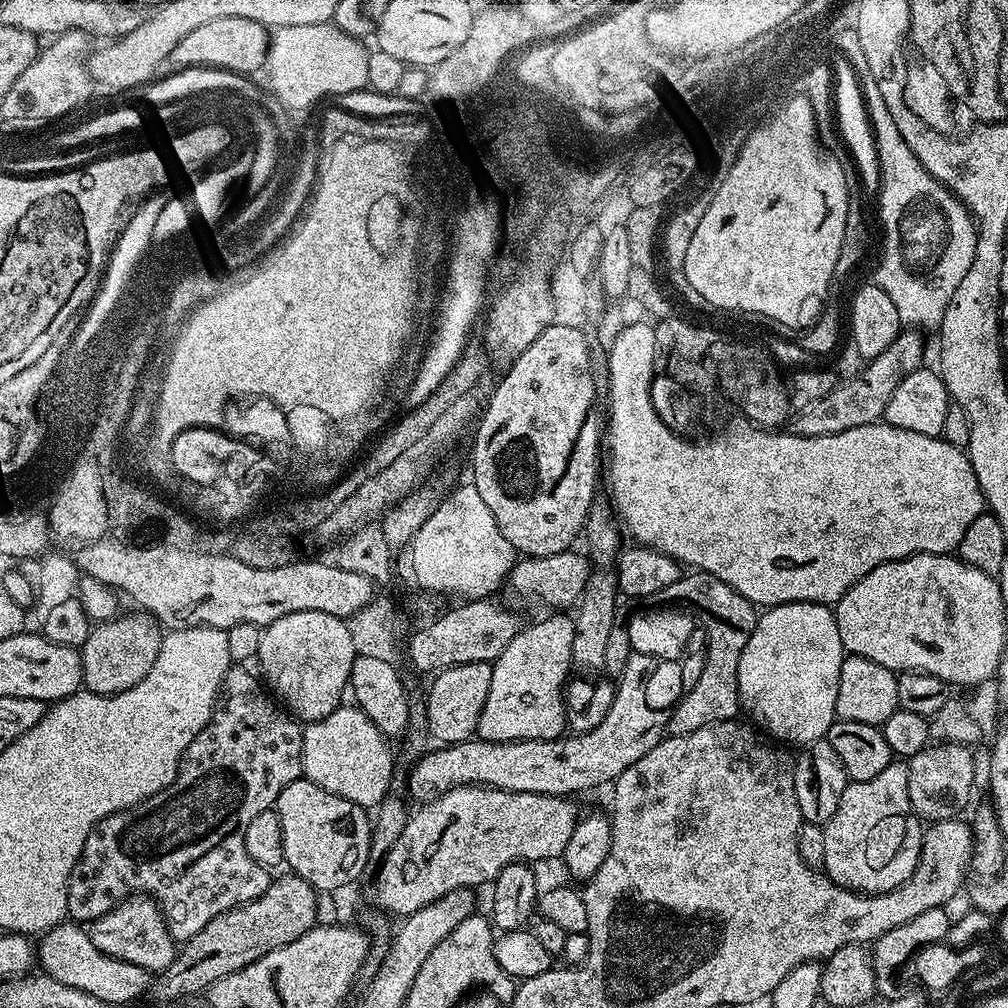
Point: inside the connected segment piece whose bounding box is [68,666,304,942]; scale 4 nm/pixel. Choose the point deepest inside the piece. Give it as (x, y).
(184, 847)

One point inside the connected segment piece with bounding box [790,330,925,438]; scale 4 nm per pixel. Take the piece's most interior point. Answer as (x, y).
(861, 400)

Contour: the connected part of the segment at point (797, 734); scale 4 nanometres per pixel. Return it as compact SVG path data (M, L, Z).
M778 604L767 609L754 626L750 640L742 650L738 662L738 690L743 711L748 711L762 727L768 728L767 735L777 741L807 746L815 740L827 737L832 723L838 718L838 674L842 674L845 658L842 638L838 638L838 622L835 611L827 604Z

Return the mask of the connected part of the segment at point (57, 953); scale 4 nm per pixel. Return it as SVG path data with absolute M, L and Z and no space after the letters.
M65 922L54 926L43 933L38 940L38 964L43 975L58 978L58 982L66 982L66 986L74 986L78 990L86 990L94 998L101 998L110 1006L130 1002L151 987L152 974L143 964L122 962L114 959L94 946L91 935L84 932L79 923Z

